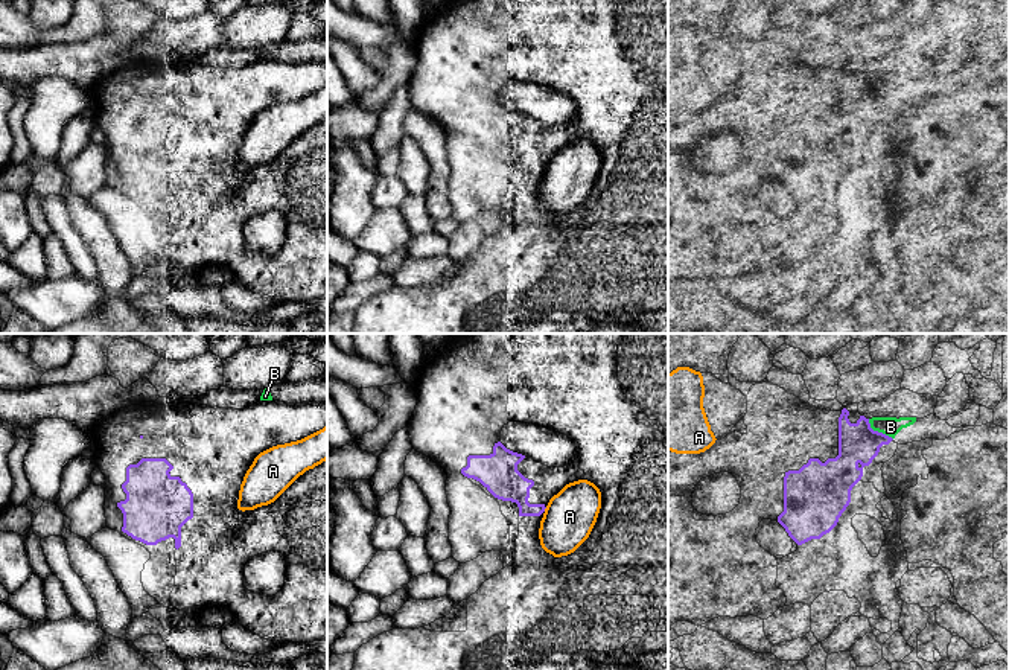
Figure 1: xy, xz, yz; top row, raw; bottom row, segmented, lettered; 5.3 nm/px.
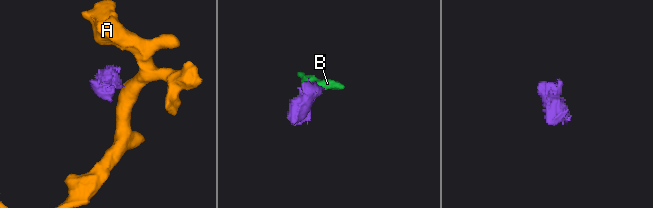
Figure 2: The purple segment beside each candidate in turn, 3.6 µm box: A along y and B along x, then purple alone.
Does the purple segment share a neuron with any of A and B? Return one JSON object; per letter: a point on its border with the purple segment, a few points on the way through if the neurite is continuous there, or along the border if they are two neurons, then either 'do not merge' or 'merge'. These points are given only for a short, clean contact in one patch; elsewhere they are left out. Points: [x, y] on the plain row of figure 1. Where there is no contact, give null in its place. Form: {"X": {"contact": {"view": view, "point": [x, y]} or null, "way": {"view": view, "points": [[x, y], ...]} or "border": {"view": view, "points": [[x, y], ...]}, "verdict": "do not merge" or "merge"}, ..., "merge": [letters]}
{"A": {"contact": {"view": "xz", "point": [545, 166]}, "verdict": "do not merge"}, "B": {"contact": {"view": "yz", "point": [877, 90]}, "verdict": "do not merge"}, "merge": []}

